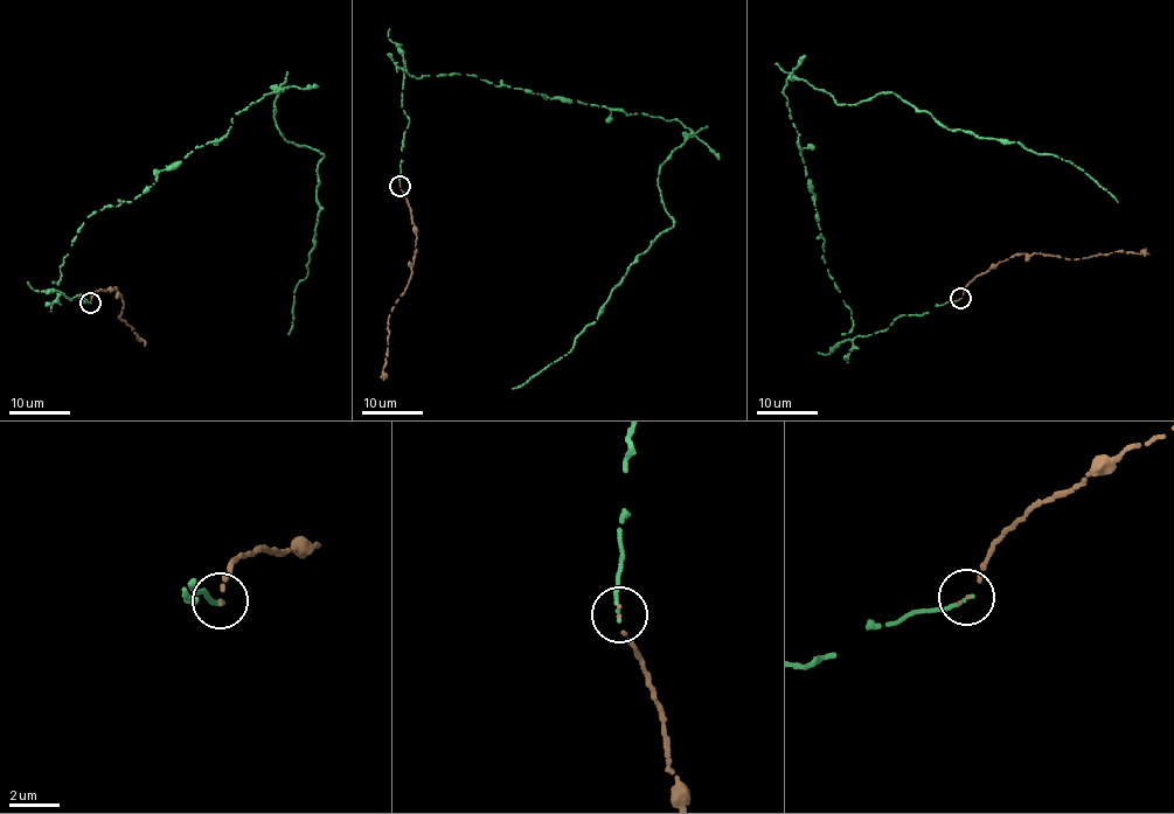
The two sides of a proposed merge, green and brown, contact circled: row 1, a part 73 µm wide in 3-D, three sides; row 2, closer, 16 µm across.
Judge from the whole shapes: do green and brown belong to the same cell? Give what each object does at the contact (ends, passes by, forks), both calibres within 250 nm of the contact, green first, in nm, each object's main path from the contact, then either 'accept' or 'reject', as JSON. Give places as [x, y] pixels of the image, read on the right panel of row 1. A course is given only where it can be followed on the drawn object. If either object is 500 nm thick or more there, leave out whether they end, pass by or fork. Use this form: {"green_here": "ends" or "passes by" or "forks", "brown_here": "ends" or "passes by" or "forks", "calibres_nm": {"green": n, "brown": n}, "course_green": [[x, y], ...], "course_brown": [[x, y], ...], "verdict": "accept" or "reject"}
{"green_here": "ends", "brown_here": "ends", "calibres_nm": {"green": 170, "brown": 110}, "course_green": [[959, 299], [851, 340], [789, 77], [839, 105], [890, 92], [950, 129], [1053, 154], [1118, 201]], "course_brown": [[959, 298], [977, 276], [1020, 254], [1078, 259], [1122, 250], [1148, 255]], "verdict": "reject"}

